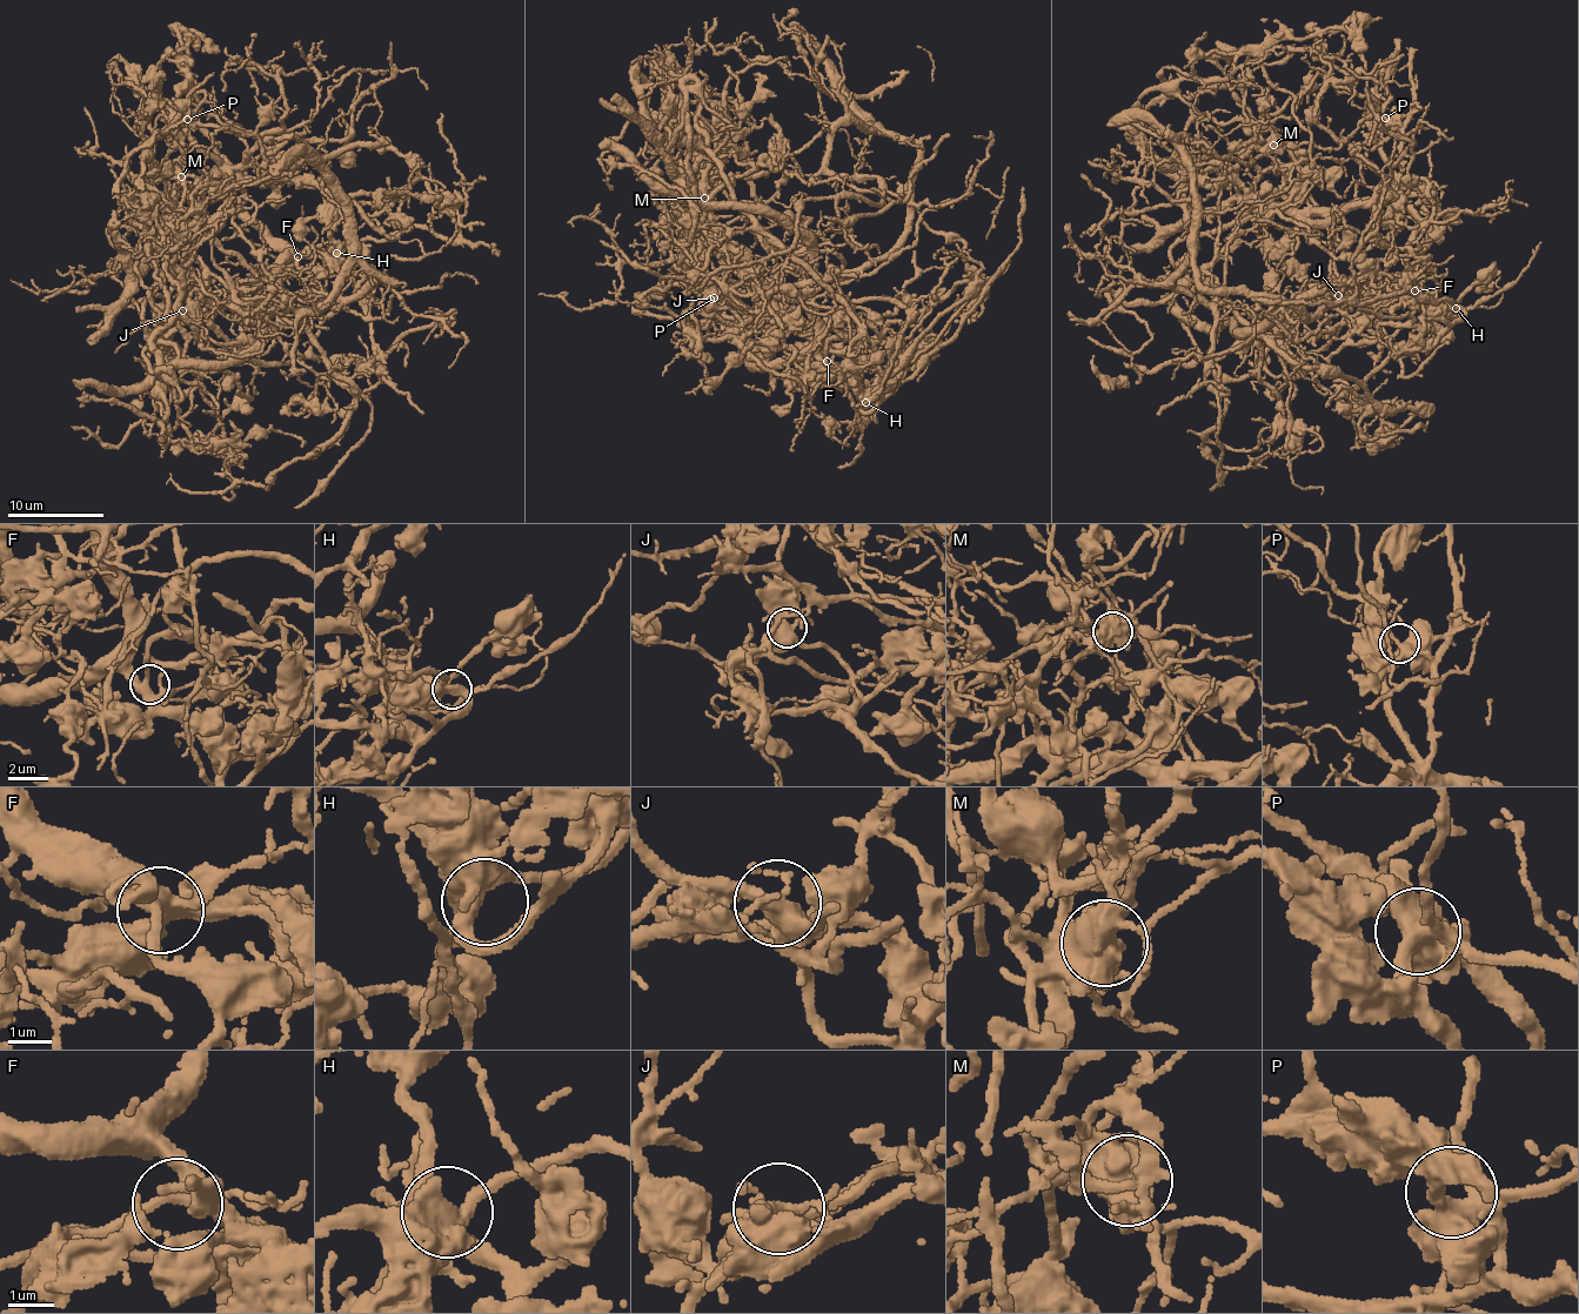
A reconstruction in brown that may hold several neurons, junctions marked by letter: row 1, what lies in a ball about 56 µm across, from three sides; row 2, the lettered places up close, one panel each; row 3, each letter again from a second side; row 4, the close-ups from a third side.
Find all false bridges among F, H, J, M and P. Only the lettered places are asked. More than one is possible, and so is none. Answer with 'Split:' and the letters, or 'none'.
Split: J, M

